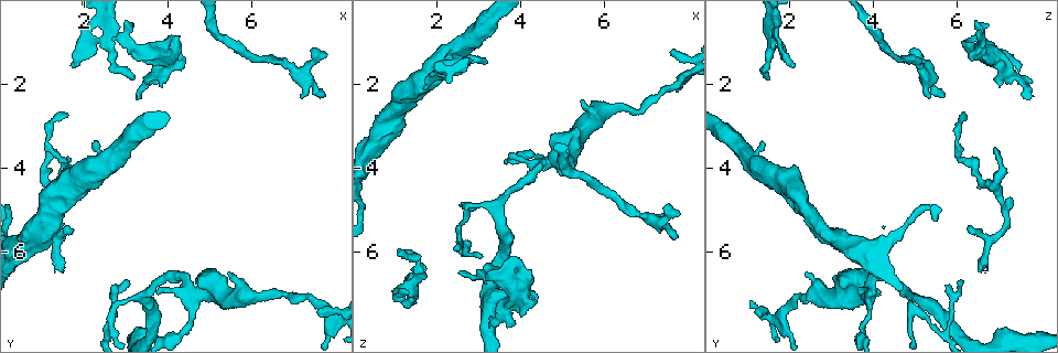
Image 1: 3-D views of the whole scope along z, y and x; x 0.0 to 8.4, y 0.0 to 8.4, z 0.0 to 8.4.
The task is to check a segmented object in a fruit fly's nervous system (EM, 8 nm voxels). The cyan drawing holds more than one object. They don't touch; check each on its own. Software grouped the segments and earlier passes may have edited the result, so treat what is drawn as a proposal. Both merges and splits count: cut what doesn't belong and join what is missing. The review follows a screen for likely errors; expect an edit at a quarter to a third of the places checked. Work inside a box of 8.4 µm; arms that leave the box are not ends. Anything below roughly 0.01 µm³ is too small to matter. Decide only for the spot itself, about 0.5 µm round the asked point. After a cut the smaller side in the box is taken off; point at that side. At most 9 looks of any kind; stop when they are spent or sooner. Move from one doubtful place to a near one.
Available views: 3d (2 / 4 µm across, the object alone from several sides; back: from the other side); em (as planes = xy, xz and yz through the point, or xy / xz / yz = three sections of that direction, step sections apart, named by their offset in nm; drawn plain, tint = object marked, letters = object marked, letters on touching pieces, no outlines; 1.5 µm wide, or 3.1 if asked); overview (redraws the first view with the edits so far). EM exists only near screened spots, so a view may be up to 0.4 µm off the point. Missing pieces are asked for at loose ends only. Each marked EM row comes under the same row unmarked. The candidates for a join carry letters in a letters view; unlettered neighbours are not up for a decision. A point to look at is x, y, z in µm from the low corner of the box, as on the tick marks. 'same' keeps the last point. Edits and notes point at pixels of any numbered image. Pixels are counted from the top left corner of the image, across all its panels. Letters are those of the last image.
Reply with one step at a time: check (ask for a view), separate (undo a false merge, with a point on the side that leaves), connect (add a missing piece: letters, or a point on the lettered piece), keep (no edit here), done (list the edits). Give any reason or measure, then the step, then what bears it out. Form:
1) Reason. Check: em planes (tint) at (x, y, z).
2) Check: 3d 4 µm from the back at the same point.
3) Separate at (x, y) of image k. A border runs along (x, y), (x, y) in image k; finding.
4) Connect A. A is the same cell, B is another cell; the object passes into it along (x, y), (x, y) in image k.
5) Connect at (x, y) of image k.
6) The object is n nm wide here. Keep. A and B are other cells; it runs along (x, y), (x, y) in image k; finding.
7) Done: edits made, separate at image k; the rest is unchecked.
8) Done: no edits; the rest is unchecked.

An open end. Check: em xz step 4 (letters) at (3.15, 1.90, 1.50).

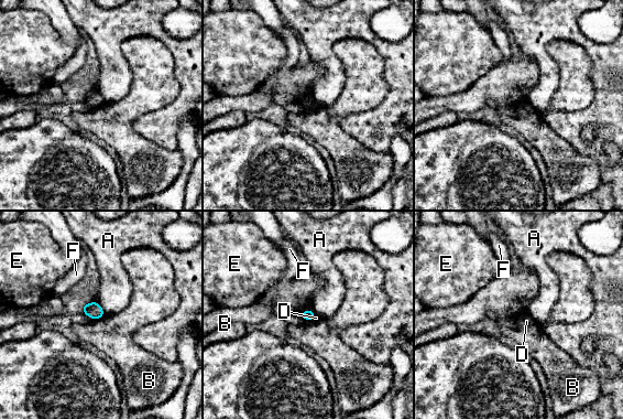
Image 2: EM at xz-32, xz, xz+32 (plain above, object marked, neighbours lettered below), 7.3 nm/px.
Cut it another way. Check: em planes (letters) at the same point.

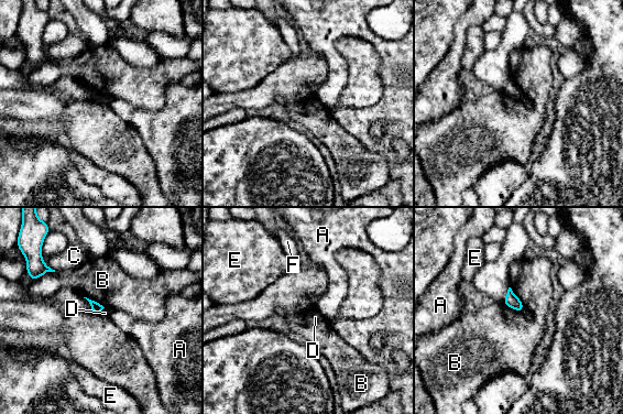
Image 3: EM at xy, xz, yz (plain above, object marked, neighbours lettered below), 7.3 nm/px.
Keep. A, B, C, D, E and F are other cells; a border runs along (55, 271), (43, 273), (32, 282) in image 3; none of them fits.

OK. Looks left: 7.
Sharp bend. Check: 3d 4 µm at (1.10, 3.45, 6.00).

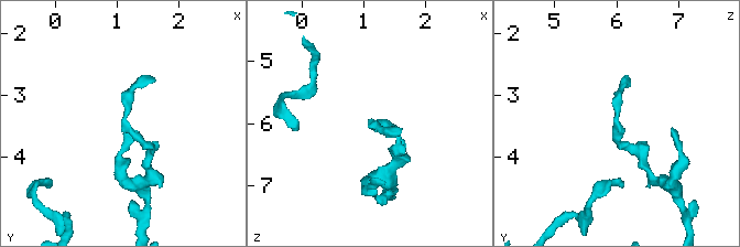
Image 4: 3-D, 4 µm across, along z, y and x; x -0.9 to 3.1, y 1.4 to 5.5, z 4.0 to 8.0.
Check: em yz step 8 (tint) at (1.15, 3.45, 6.05).

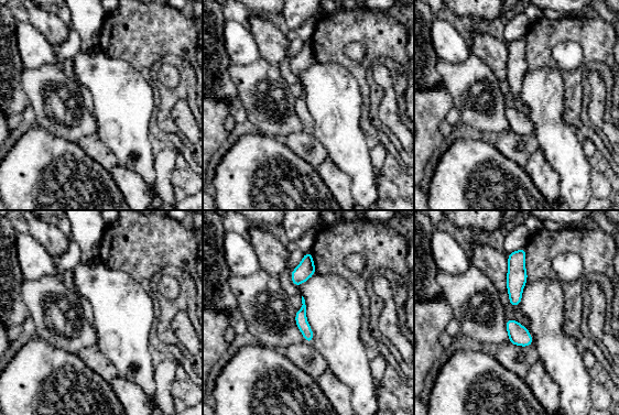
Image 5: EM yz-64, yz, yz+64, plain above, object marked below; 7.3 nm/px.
Another direction. Check: em planes (letters) at the same point.

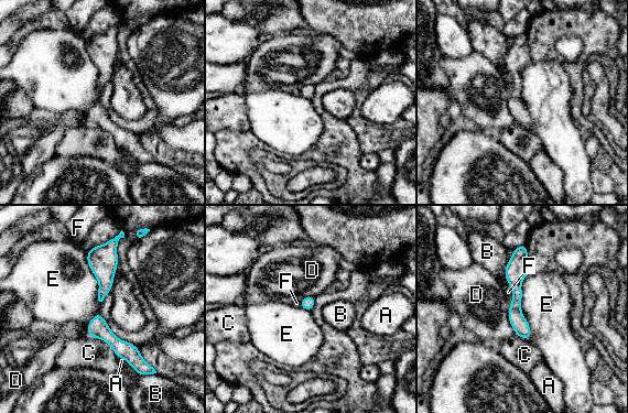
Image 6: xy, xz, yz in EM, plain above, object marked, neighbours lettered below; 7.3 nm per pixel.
The longest contact is with E, 500 nm. Keep. A, B, C, D, E and F are other cells; it runs along (517, 252), (516, 318), (527, 336) in image 6; one neuron here.

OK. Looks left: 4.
Thin end. Check: 3d 4 µm at (1.40, 6.40, 6.50).

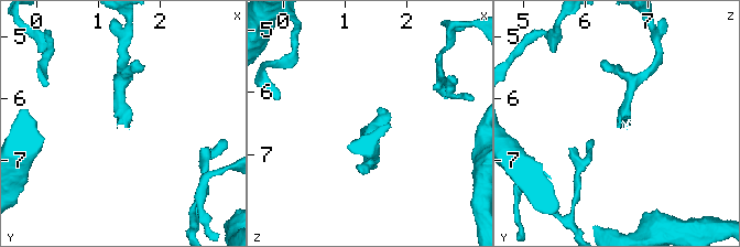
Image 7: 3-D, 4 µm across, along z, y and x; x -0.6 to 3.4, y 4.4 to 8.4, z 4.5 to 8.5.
Need the tissue. Check: em xy step 8 (tint) at (1.40, 6.45, 6.50).

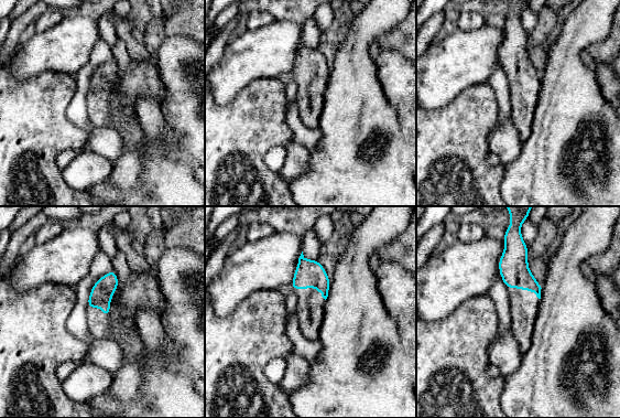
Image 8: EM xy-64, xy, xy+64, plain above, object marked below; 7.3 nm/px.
Check: em planes (letters) at the same point.

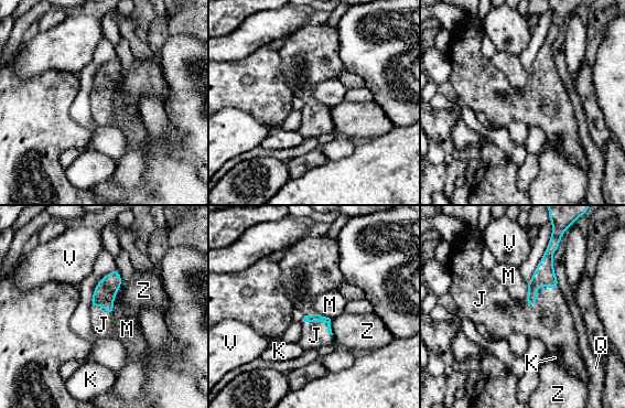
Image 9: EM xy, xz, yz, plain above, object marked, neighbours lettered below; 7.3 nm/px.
Connect J. J is the same cell, K, M, Q, V and Z are other cells; the object passes into it along (543, 275), (536, 291), (551, 321) in image 9; it goes on there.

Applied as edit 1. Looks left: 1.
Done: edits made, connect at image 9; the rest is unchecked.

